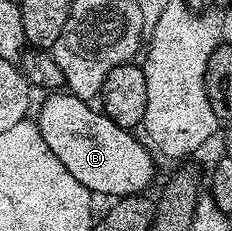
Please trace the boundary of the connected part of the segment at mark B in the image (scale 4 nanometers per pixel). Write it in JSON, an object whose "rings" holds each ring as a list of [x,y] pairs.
{"rings":[[[60,91],[49,92],[45,97],[48,98],[41,103],[40,117],[38,116],[42,139],[46,139],[46,147],[50,147],[50,151],[58,155],[58,163],[62,163],[62,167],[66,167],[66,171],[70,171],[70,175],[74,175],[74,179],[82,183],[82,187],[86,187],[93,195],[101,193],[104,197],[112,197],[108,199],[140,195],[147,190],[144,188],[151,183],[152,176],[156,173],[156,165],[148,154],[149,146],[143,140],[140,142],[135,137],[135,132],[118,127],[102,111],[92,113],[93,106],[77,97]]]}

